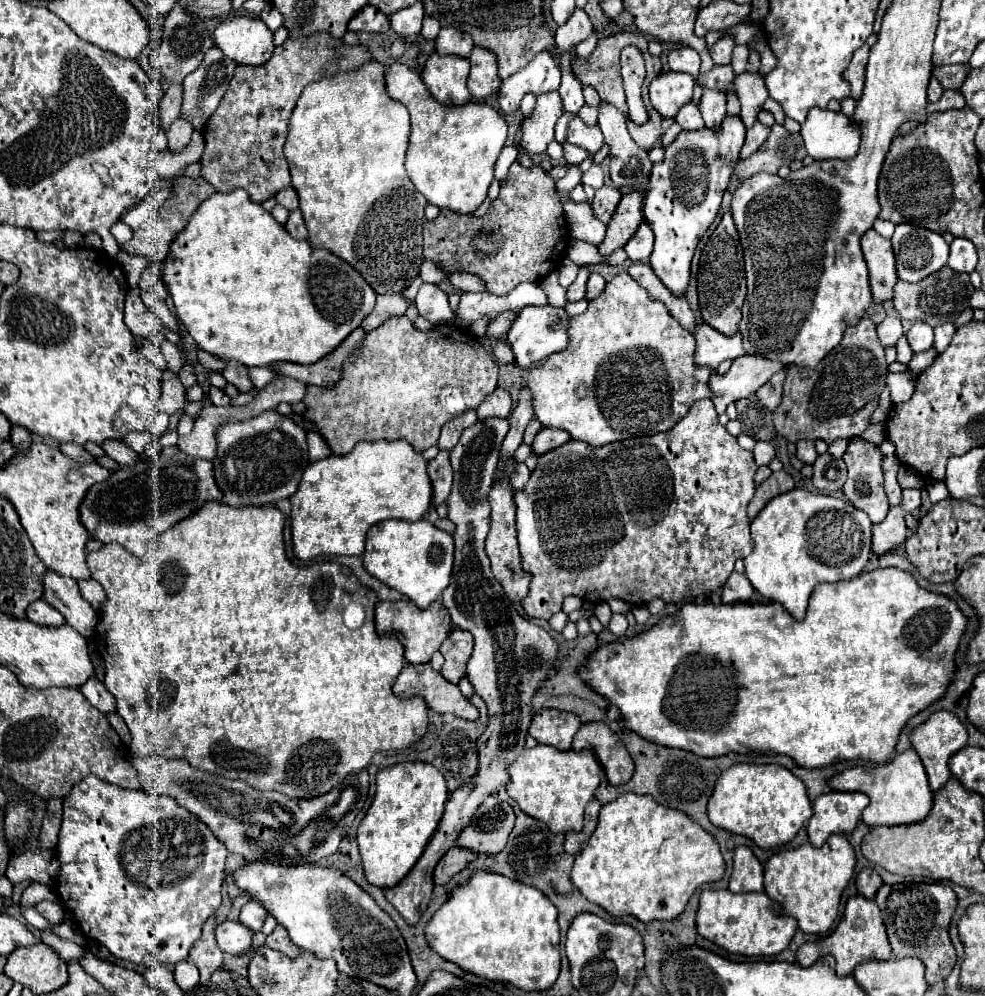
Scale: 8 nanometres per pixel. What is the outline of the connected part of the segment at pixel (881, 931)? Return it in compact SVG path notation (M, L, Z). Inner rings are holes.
M851 896L845 906L845 914L839 922L839 926L823 940L819 942L807 942L797 950L797 962L801 966L811 966L817 958L831 954L837 960L837 974L849 976L853 974L855 966L865 960L889 960L891 958L891 946L885 934L885 926L881 920L881 912L873 900L867 900L863 896Z

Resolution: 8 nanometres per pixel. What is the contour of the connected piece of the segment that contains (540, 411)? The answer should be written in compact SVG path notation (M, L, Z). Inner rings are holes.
M621 272L607 284L599 298L589 302L583 314L571 318L567 348L529 370L527 384L533 392L535 416L543 426L563 428L573 440L591 446L665 432L689 412L693 402L713 398L709 390L711 370L695 366L693 352L693 334L667 314L667 308L659 300L651 300L627 272Z

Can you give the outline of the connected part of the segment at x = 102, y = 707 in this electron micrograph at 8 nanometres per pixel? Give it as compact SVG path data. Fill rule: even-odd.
M93 676L87 680L87 684L81 688L83 696L87 696L87 700L101 712L101 714L111 714L115 712L115 698L109 694L109 690L105 690L105 686Z

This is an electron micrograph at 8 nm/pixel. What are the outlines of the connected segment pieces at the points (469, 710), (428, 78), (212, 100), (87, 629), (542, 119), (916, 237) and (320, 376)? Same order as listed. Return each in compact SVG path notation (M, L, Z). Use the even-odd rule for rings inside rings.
M429 664L403 666L393 692L397 698L419 696L437 714L453 714L463 720L479 718L479 710L459 692L459 688L451 686L451 682L447 682L441 672L435 672Z
M433 54L423 70L423 82L429 92L443 104L461 106L471 100L467 90L469 60L459 56L439 56Z
M213 46L213 48L205 54L203 62L199 64L199 68L197 68L195 72L191 72L191 74L185 78L185 82L183 82L183 108L181 108L181 114L183 114L185 120L191 122L191 126L193 126L195 130L201 130L201 128L207 124L207 120L211 118L211 114L217 110L217 106L219 106L223 94L225 94L227 88L229 88L229 82L231 82L231 78L233 78L235 66L237 66L237 64L235 64L231 58L227 58L219 48Z
M47 570L43 578L43 586L45 586L43 600L49 602L53 608L57 608L73 630L77 630L85 638L95 634L97 612L81 596L77 580L71 580Z
M557 91L541 94L533 116L523 124L519 146L539 146L539 154L545 154L547 144L553 140L553 126L561 114L561 98Z
M899 224L893 234L897 276L903 282L919 282L947 264L949 246L941 234L921 226Z
M359 326L355 328L355 332L351 332L331 354L327 354L325 358L321 358L315 364L303 366L303 364L291 364L291 362L279 362L273 368L277 370L277 374L283 376L291 376L303 384L315 384L315 386L323 386L323 388L331 388L339 384L341 372L343 372L343 364L345 360L359 352L359 344L365 338L365 330Z

